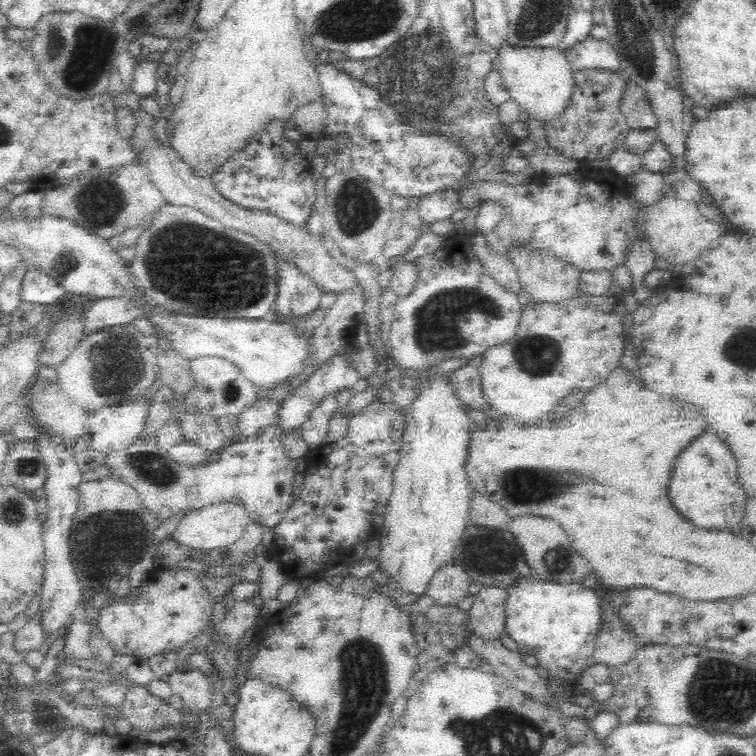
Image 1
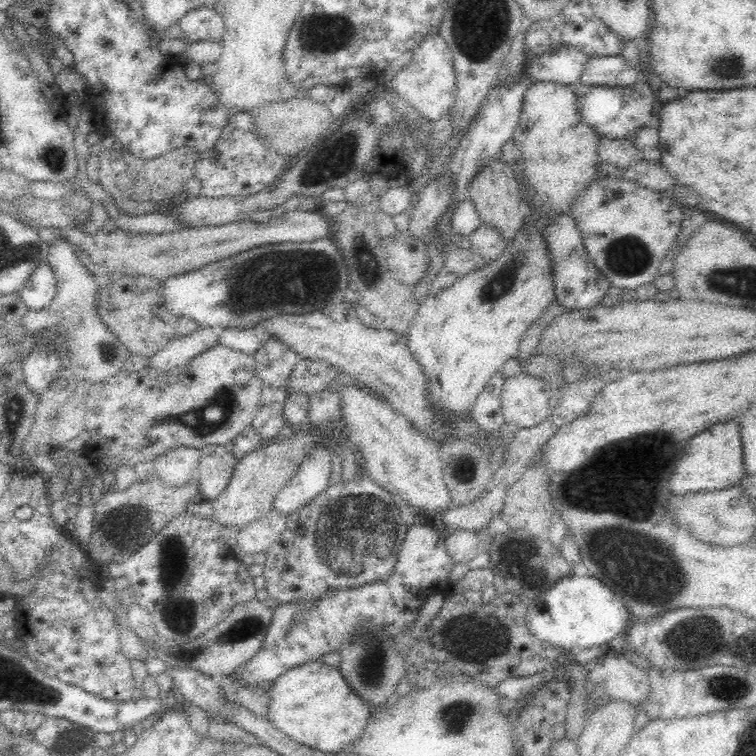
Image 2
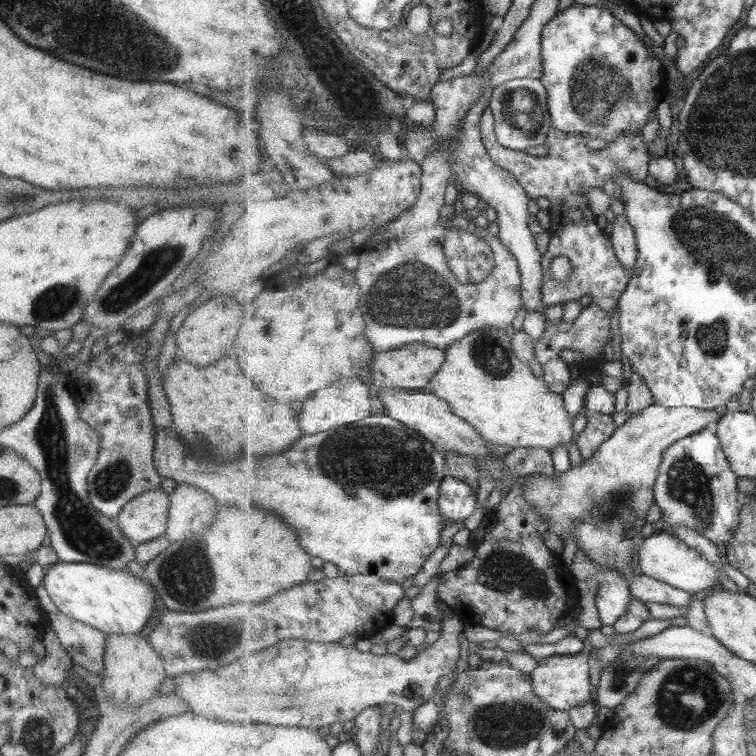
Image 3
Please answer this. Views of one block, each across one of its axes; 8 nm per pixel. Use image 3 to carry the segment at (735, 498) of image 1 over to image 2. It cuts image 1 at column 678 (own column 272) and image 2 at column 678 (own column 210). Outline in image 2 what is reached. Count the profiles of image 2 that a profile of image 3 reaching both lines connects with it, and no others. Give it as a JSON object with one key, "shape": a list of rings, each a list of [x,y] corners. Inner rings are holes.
{"shape":[[[728,420],[695,434],[692,440],[688,440],[686,450],[684,454],[680,454],[677,464],[668,484],[668,492],[672,495],[719,491],[740,485],[746,472],[742,463],[742,441],[738,422]]]}

